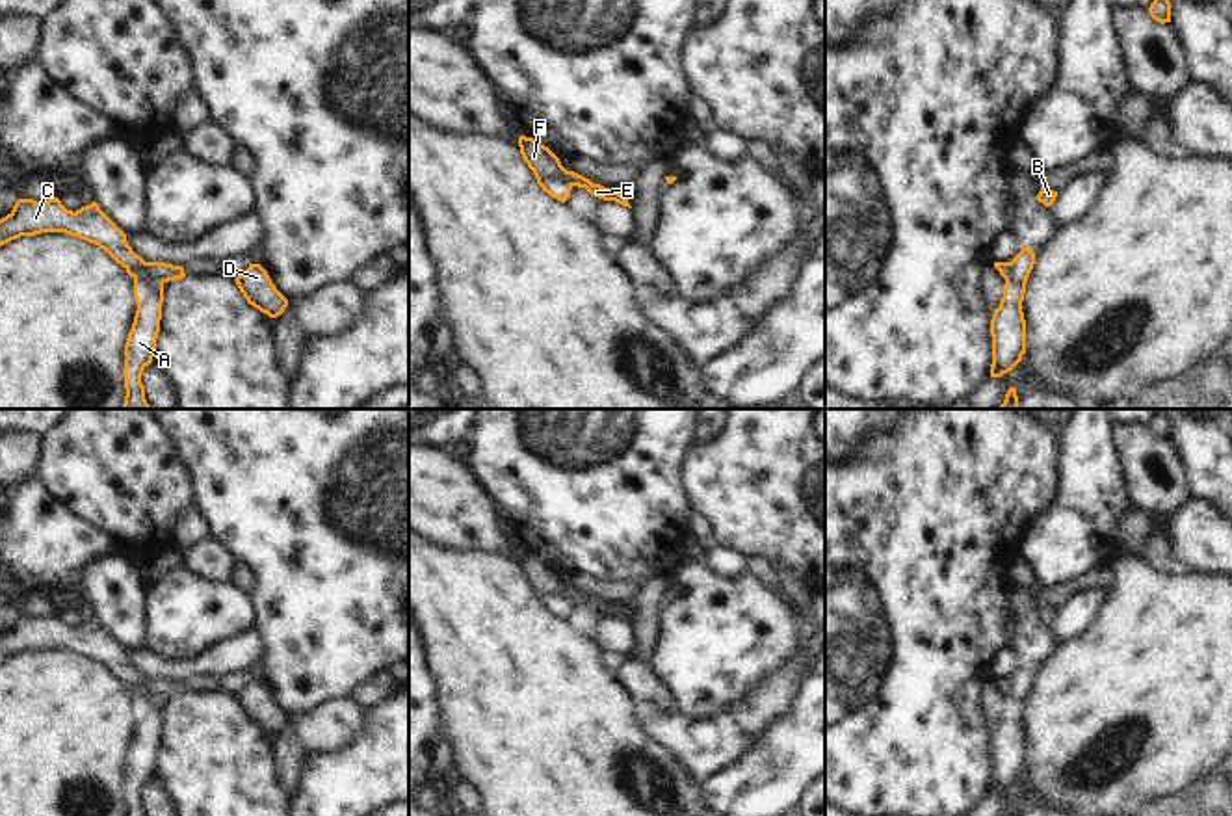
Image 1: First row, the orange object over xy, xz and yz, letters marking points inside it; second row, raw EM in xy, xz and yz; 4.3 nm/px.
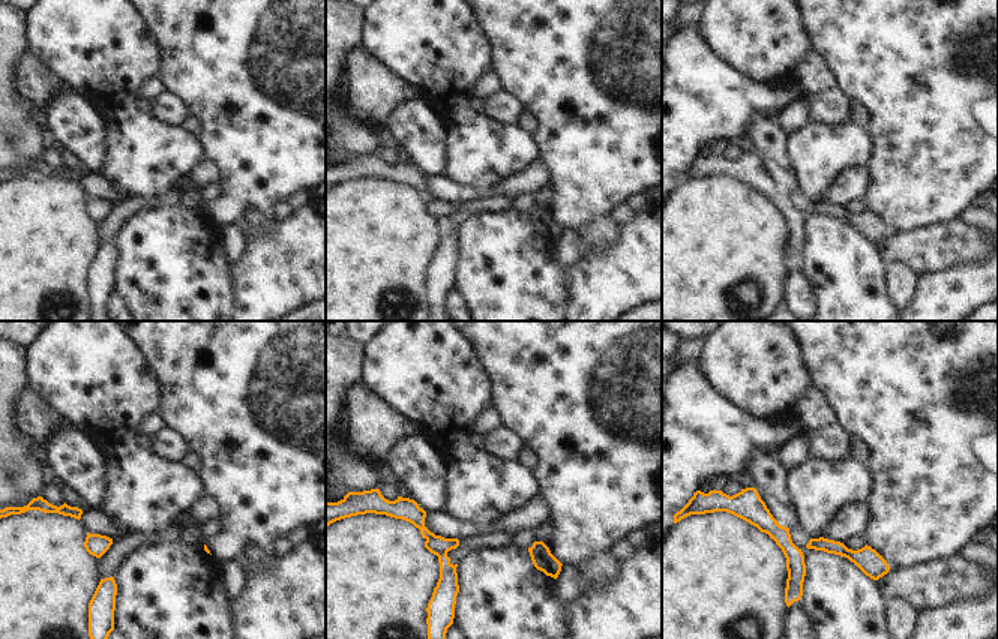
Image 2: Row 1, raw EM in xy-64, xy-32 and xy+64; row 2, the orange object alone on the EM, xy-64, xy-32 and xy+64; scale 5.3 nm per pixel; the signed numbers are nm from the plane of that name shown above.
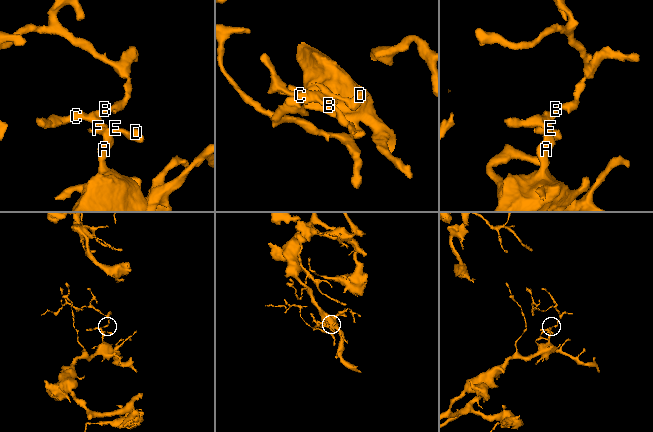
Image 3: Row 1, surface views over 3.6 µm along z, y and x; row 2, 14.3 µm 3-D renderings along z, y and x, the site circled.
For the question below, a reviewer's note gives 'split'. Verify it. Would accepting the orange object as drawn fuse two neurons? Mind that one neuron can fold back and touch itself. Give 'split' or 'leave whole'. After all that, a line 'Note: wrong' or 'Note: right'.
split
Note: right

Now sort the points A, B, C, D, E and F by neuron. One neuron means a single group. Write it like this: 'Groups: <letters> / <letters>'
Groups: A B C / D E F.

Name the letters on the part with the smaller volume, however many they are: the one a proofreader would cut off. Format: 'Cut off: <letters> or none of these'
Cut off: D, E, F

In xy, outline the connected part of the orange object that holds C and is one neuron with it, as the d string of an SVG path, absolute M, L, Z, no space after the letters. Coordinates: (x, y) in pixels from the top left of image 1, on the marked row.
M58 197L45 203L19 199L0 219L0 245L20 236L65 232L104 249L117 264L136 273L134 297L138 310L125 346L123 409L152 409L145 400L143 370L152 362L160 333L164 283L143 271L145 260L132 251L126 234L93 201L72 212Z

